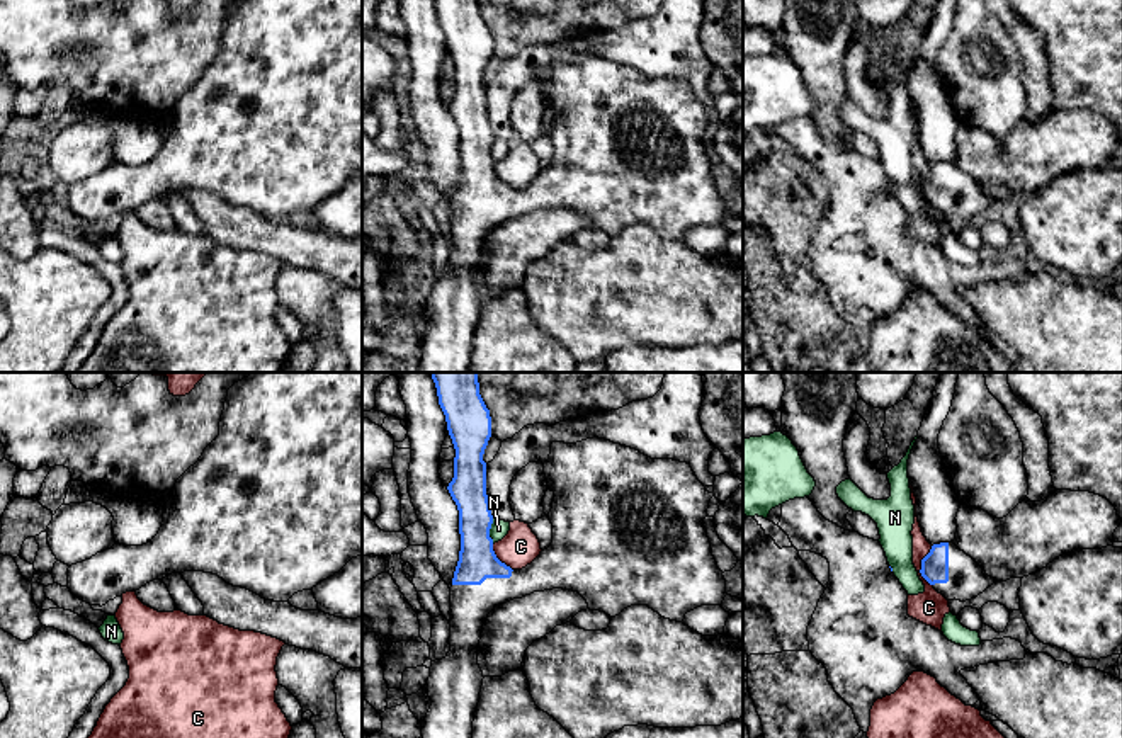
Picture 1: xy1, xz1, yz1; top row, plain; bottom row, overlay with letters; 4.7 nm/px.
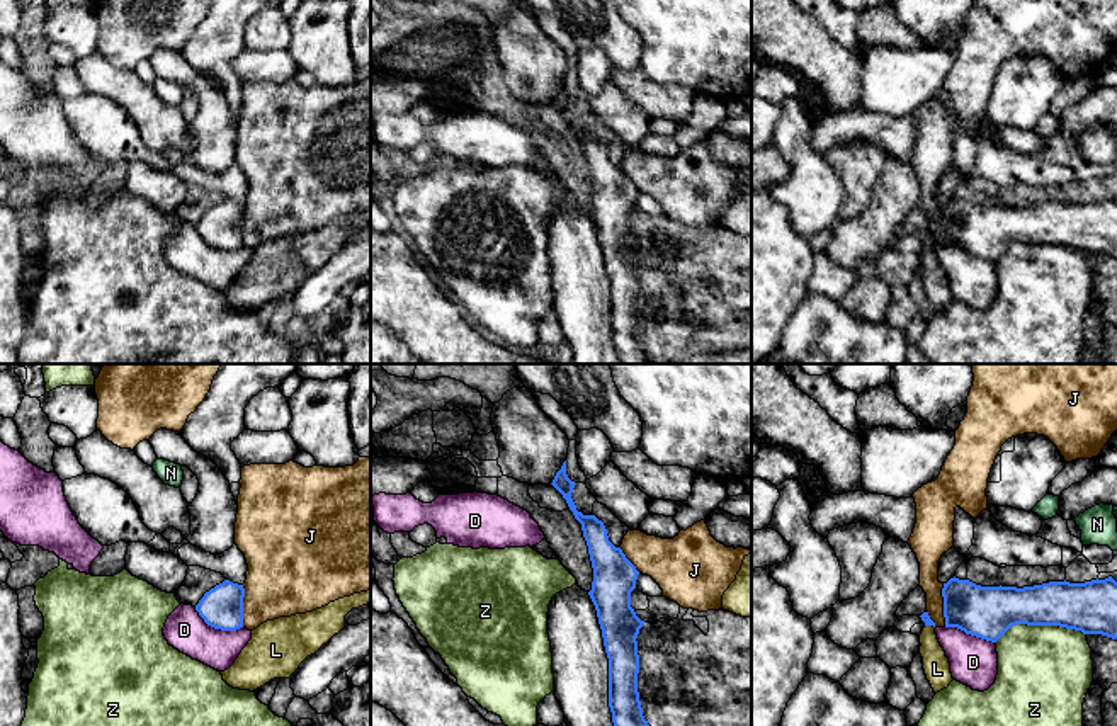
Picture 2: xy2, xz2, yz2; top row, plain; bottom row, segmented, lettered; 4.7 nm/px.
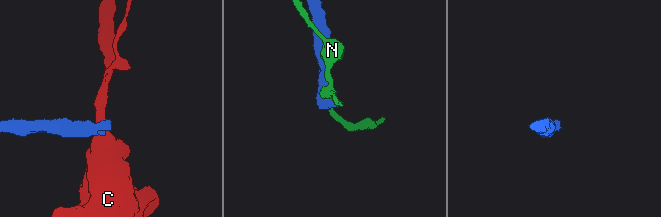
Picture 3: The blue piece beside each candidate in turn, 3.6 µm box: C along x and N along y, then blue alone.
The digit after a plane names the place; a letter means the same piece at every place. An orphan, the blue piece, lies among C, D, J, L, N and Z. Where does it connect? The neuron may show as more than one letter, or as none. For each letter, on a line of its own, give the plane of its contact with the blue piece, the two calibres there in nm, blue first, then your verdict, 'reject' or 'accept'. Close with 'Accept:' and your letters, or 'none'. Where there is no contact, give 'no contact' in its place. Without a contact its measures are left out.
C: yz1 | 130/160 nm | reject
D: xy2 | 200/190 nm | reject
J: yz2 | 240/110 nm | reject
L: yz2 | 50/130 nm | reject
N: xz1 | 180/80 nm | reject
Z: yz2 | 240/440 nm | reject
Accept: none

